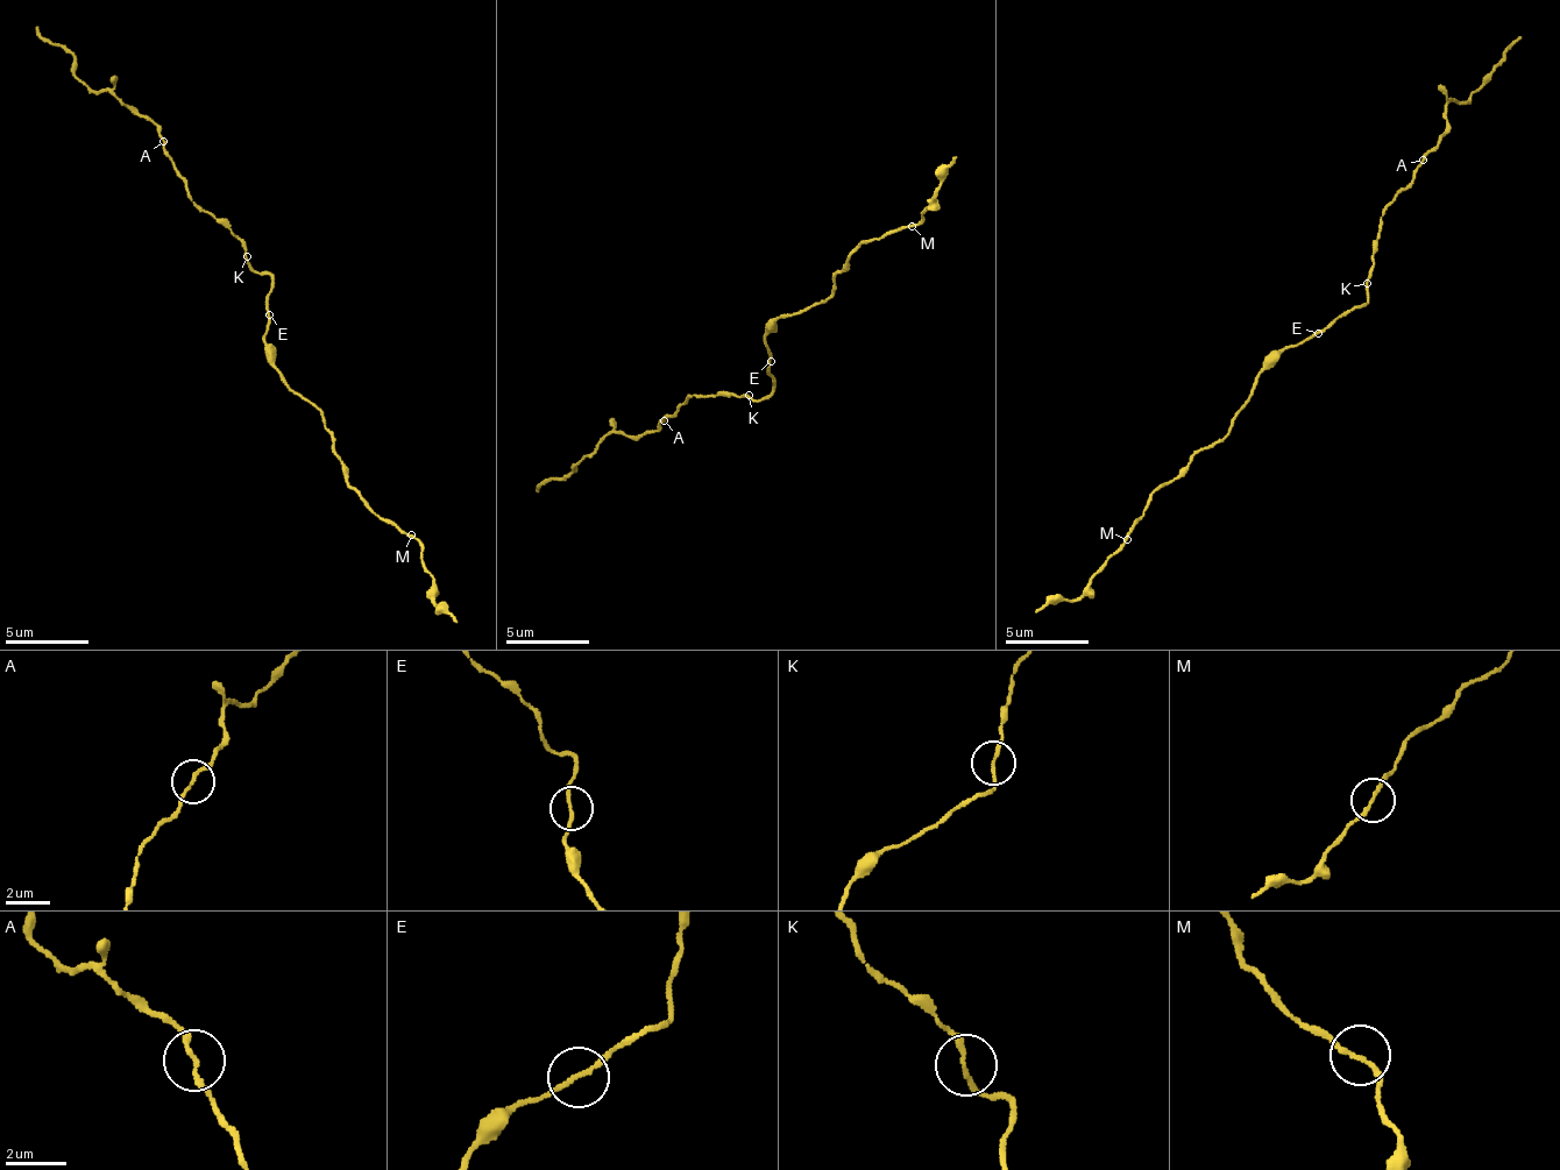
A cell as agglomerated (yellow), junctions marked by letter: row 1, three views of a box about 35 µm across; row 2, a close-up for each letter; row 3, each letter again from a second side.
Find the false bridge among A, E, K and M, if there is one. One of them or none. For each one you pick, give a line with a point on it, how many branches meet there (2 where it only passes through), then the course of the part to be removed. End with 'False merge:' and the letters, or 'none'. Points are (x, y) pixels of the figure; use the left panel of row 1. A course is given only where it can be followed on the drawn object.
False merge: none

